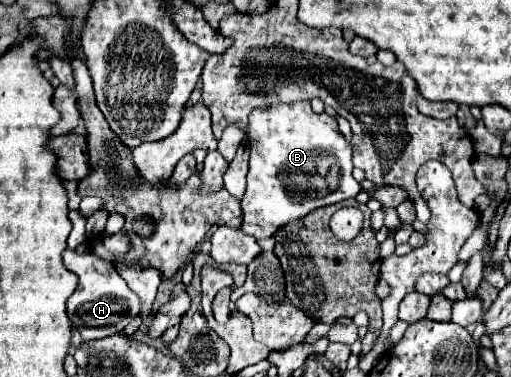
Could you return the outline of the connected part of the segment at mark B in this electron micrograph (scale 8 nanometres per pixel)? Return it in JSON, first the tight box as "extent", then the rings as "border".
{"extent":[241,102,361,238],"border":[[[309,102],[279,104],[267,110],[255,110],[249,118],[249,174],[247,190],[241,198],[243,224],[241,230],[255,238],[271,238],[285,224],[305,218],[309,212],[343,202],[359,194],[361,186],[353,178],[353,148],[339,132],[337,120],[329,114],[313,112]]]}

